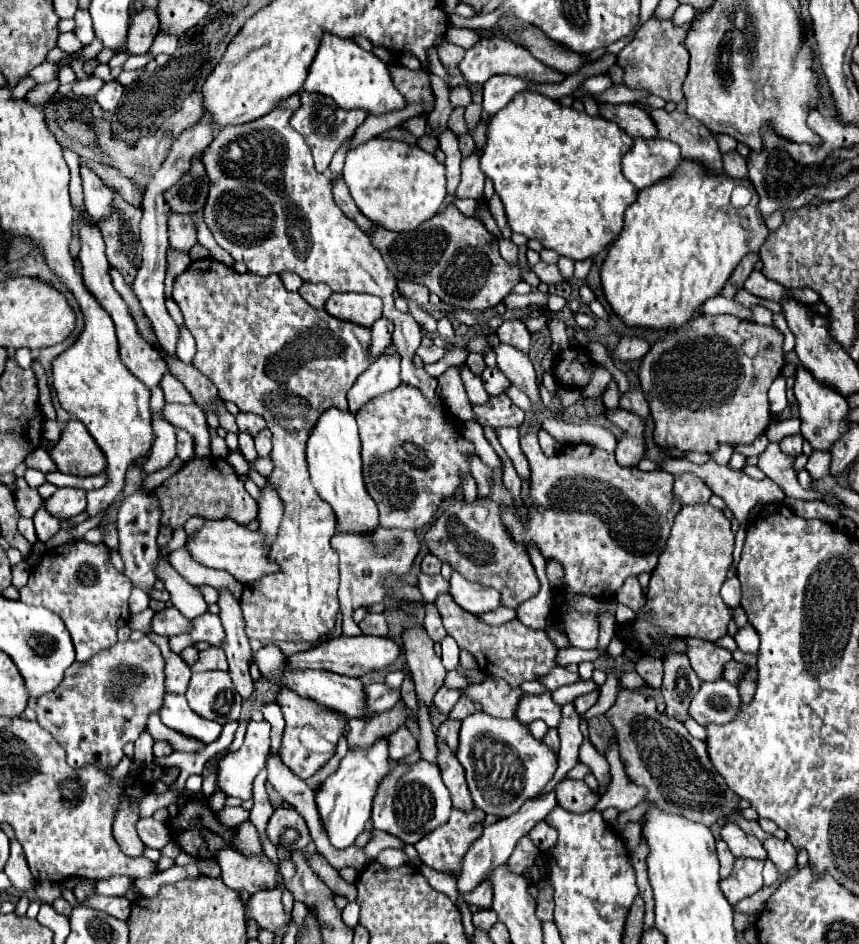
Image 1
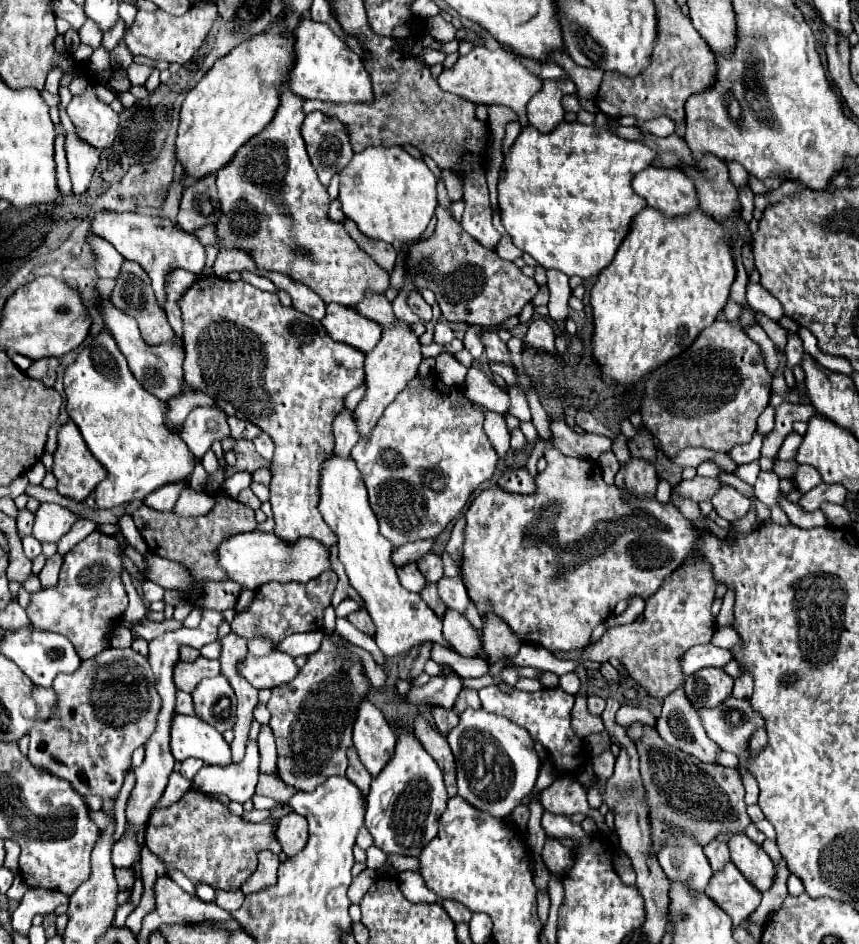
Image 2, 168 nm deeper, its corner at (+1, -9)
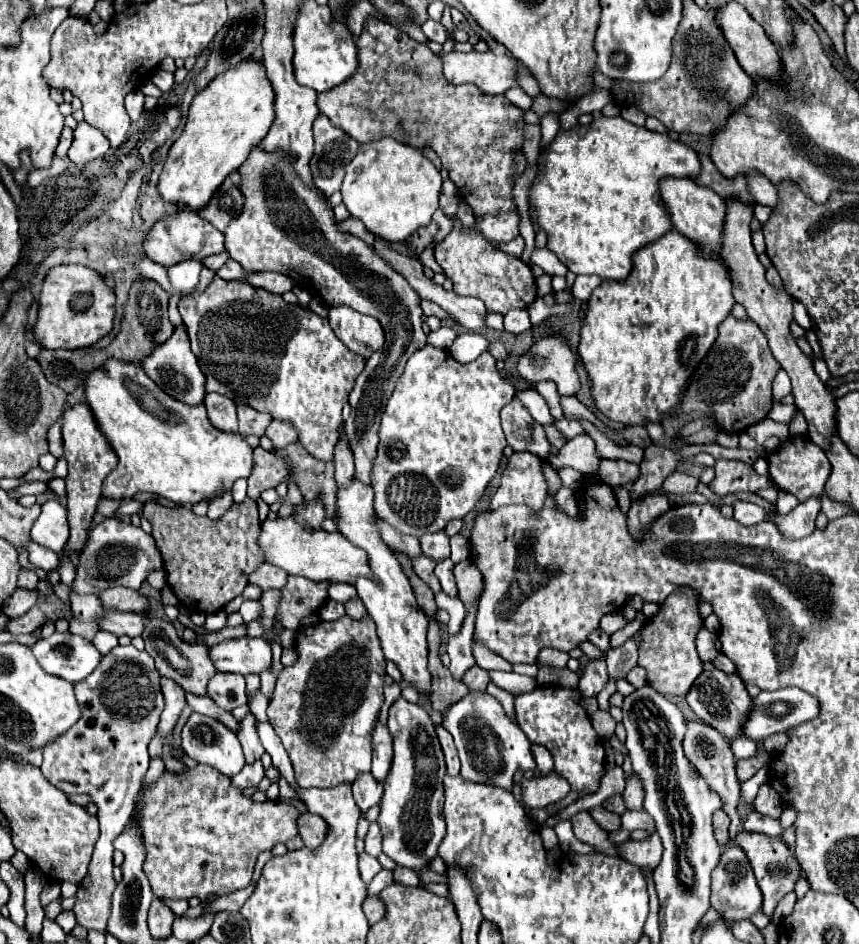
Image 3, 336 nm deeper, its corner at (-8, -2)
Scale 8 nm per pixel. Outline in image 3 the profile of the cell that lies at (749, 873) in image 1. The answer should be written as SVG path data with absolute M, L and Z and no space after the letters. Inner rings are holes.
M731 845L729 849L723 851L721 861L711 875L711 905L729 921L741 921L741 919L751 919L757 911L761 911L763 903L763 893L755 881L753 869L745 857L745 853L739 849L739 845Z

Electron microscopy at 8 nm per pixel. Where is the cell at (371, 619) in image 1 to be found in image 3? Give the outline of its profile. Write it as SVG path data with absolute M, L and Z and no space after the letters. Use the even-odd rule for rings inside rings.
M359 597L349 599L349 601L345 603L345 611L347 611L349 617L355 617L355 619L367 617L367 609L365 609L365 605L363 605L363 601L361 601Z

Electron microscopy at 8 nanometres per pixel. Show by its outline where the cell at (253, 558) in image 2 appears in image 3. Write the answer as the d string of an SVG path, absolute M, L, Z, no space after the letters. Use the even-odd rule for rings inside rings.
M293 517L287 519L265 519L261 523L259 535L259 553L263 563L283 569L287 575L301 575L311 581L331 581L331 583L351 583L355 585L357 577L371 577L367 565L367 553L349 543L341 533L327 533L323 529L307 529L299 525Z

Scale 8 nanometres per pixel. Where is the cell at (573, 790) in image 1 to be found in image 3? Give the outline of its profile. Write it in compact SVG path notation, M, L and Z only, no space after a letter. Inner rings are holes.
M549 773L543 777L531 777L523 779L523 803L531 809L543 809L547 805L555 805L561 799L565 799L571 791L571 785L565 777L557 773Z

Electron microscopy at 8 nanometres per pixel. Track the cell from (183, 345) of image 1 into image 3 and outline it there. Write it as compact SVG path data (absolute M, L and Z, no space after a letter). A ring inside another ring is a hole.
M183 261L179 265L173 265L169 269L171 289L181 295L193 293L193 289L197 289L197 285L199 285L201 267L203 267L203 263L199 263L199 261Z

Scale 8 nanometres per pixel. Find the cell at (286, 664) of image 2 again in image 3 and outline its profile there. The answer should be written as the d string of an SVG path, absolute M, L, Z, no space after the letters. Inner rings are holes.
M241 637L223 641L209 649L215 667L225 673L263 673L271 667L271 649L269 643L261 637Z

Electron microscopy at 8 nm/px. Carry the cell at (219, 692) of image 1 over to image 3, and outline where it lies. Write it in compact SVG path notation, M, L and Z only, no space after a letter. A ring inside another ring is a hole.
M217 673L209 685L207 695L225 711L233 711L247 703L245 695L245 677L237 673Z

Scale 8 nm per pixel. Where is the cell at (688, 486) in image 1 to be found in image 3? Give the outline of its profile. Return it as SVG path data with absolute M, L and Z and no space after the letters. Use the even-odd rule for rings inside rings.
M717 461L715 463L715 479L707 485L715 495L729 493L755 493L765 487L775 487L771 477L759 477L751 465L741 461Z

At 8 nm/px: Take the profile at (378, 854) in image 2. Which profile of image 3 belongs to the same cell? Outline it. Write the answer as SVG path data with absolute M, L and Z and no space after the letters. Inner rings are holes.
M371 823L371 827L369 827L369 833L365 837L365 851L371 857L377 857L383 851L381 849L381 831L379 831L379 825L377 823Z

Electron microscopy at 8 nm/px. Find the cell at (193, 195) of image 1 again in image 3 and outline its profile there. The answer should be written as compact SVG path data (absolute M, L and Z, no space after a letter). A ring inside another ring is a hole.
M227 177L221 183L221 187L213 193L211 201L205 207L201 207L197 213L205 221L209 221L213 227L217 227L219 231L223 231L231 219L239 217L241 209L243 209L243 193Z

